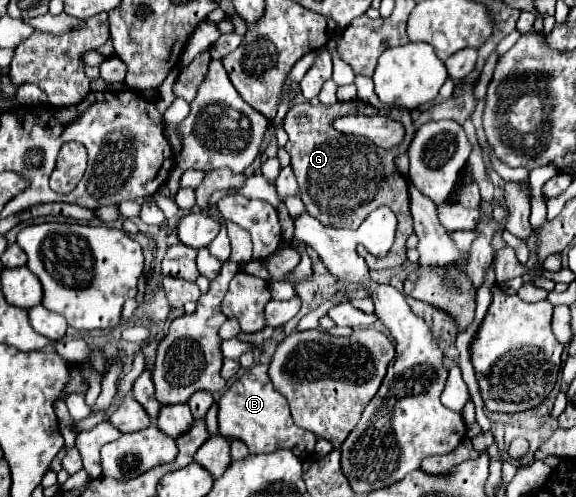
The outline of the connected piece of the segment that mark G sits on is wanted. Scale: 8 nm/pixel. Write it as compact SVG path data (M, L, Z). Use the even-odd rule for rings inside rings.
M349 100L349 102L337 102L333 106L325 106L325 104L317 104L317 106L311 106L309 102L305 104L293 104L287 114L285 114L285 120L283 120L283 130L287 132L289 136L289 142L285 146L285 150L291 154L291 166L293 166L293 172L297 176L297 182L299 182L299 196L305 204L305 210L315 216L323 226L329 226L329 228L351 228L351 230L357 230L361 226L361 222L379 206L391 206L393 212L397 214L397 238L395 238L395 244L393 244L393 264L389 262L389 258L375 258L371 256L363 246L357 246L357 252L359 256L365 258L367 266L371 270L385 270L385 268L399 268L407 262L407 248L405 248L405 242L407 238L413 234L413 218L409 214L409 184L405 182L405 178L401 178L401 174L397 174L397 168L393 166L397 154L405 154L409 146L397 146L393 150L385 150L385 148L379 148L375 146L373 142L369 142L367 138L361 138L361 136L351 136L351 134L341 134L337 130L331 128L331 120L335 116L343 116L343 114L353 114L353 112L363 112L363 114L377 114L377 110L369 104L365 104L363 100Z

